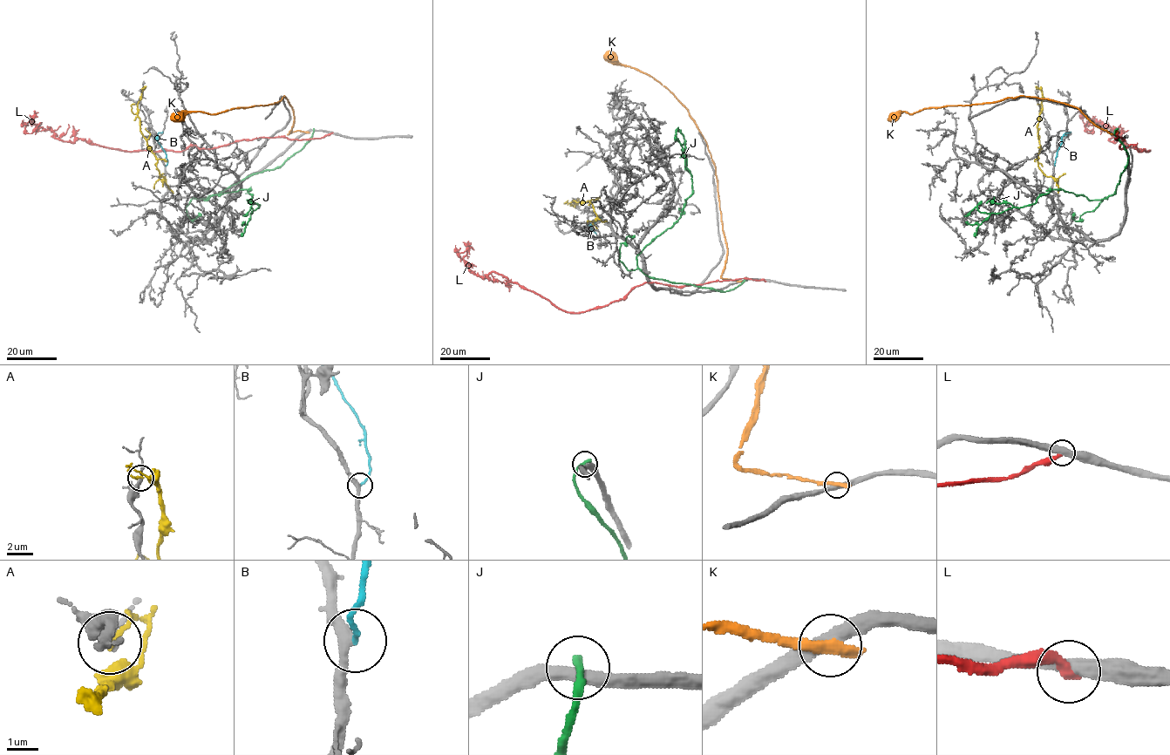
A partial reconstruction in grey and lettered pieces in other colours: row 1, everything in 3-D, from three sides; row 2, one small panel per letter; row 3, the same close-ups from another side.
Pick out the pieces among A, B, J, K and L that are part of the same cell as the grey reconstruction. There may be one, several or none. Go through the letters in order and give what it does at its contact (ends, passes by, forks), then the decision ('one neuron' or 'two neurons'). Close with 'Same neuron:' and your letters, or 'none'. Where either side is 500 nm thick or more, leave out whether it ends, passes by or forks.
A: it ends | two neurons
B: it ends | two neurons
J: it ends | two neurons
K: it ends | two neurons
L: it ends | two neurons
Same neuron: none

